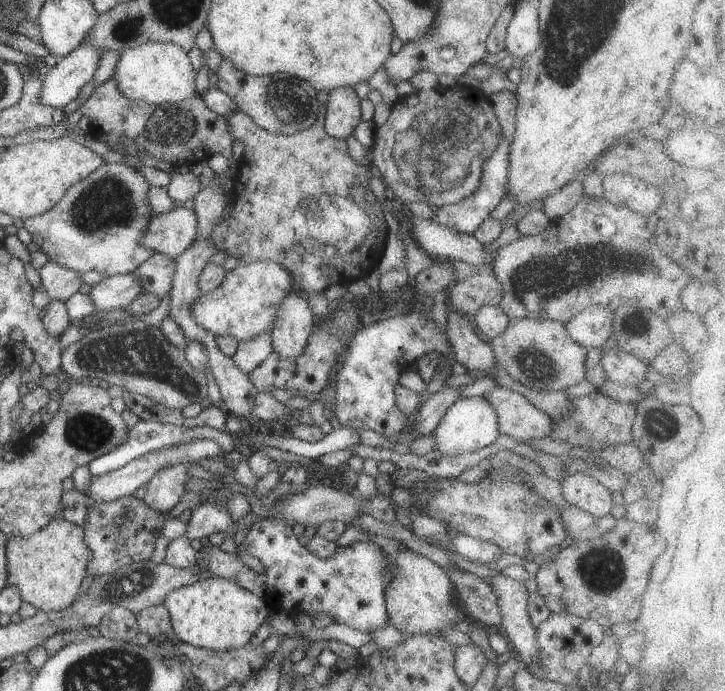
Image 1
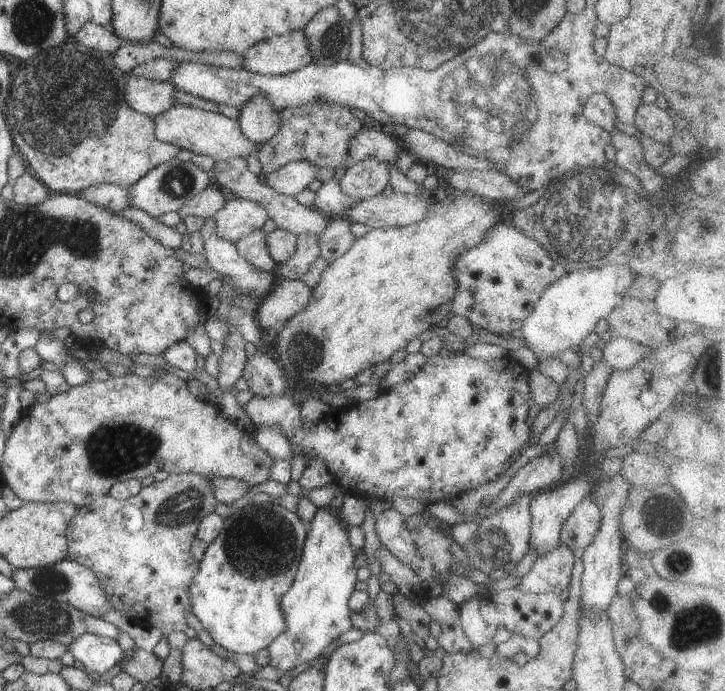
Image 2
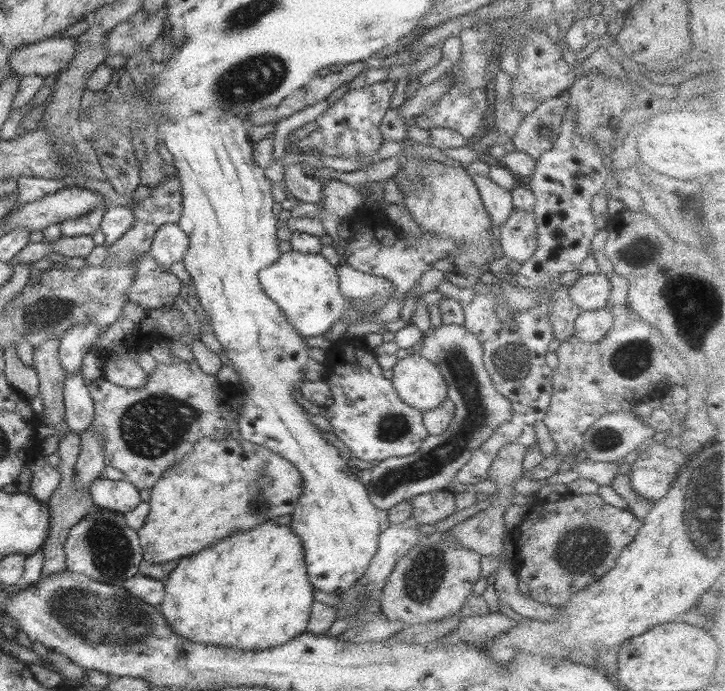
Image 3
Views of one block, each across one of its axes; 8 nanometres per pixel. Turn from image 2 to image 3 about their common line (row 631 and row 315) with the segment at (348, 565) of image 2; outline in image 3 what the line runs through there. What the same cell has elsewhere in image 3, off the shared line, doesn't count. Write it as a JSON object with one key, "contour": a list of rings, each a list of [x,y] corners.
{"contour":[[[290,250],[258,272],[264,292],[280,307],[286,321],[302,336],[322,336],[340,320],[347,321],[346,297],[340,293],[336,267],[321,254]]]}

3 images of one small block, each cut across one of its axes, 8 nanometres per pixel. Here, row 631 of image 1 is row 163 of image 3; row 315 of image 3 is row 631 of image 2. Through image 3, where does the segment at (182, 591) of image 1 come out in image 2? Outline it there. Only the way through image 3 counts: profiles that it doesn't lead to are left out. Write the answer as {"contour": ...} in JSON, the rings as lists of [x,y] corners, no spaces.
{"contour":[[[267,501],[262,504],[249,502],[225,519],[222,532],[207,545],[199,562],[198,574],[189,588],[192,613],[216,644],[232,653],[255,655],[259,650],[268,648],[276,636],[285,631],[286,622],[280,600],[294,582],[307,530],[296,511]]]}

